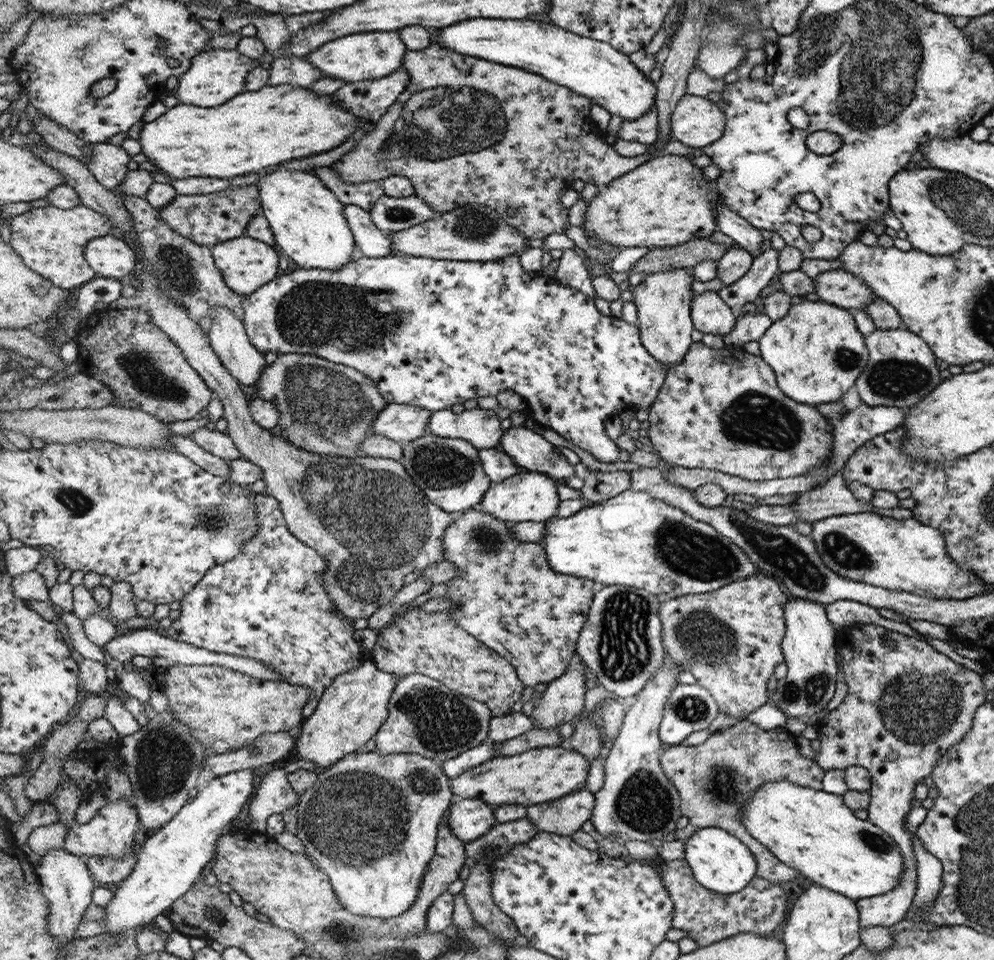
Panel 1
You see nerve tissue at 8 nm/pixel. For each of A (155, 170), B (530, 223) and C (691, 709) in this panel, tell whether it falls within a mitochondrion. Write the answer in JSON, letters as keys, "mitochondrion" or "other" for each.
{"A":"other","B":"other","C":"mitochondrion"}

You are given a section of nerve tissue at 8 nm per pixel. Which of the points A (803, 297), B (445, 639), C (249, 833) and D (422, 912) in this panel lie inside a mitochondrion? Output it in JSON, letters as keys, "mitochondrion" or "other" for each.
{"A":"other","B":"other","C":"other","D":"other"}

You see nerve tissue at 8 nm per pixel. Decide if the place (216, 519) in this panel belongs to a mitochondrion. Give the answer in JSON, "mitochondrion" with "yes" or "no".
{"mitochondrion":"yes"}

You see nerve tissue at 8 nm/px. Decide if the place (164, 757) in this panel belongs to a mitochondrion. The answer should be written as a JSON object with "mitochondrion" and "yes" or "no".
{"mitochondrion":"yes"}

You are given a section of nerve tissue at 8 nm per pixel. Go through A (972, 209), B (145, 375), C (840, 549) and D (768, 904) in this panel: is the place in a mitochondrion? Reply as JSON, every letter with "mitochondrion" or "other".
{"A":"mitochondrion","B":"mitochondrion","C":"mitochondrion","D":"other"}

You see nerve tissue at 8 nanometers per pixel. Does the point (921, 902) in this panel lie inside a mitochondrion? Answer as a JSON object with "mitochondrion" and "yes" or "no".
{"mitochondrion":"no"}

